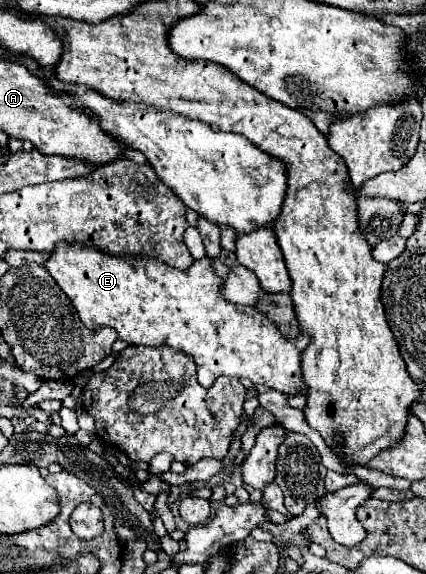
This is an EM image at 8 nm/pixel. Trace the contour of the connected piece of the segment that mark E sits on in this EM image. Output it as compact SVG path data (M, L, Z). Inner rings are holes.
M58 242L58 244L56 244L56 250L50 252L50 256L48 256L48 260L44 262L44 266L46 266L46 270L50 272L50 276L56 280L56 284L62 288L62 292L72 300L72 304L74 304L74 308L78 310L80 320L84 322L86 328L94 330L94 328L100 328L100 326L112 326L112 328L116 328L118 338L126 340L128 344L136 344L136 346L162 346L162 344L164 344L164 346L172 346L174 350L180 350L180 352L188 354L188 356L196 362L196 366L198 366L198 382L200 382L202 386L206 386L206 388L212 386L218 376L234 376L234 378L248 378L252 384L268 386L268 388L278 390L278 392L282 392L282 394L286 394L286 396L296 396L298 392L306 392L306 390L308 390L308 386L304 384L304 378L302 378L300 362L302 362L302 352L304 352L304 348L310 344L310 338L308 338L308 336L302 336L302 334L296 336L294 340L292 340L292 338L286 338L286 336L282 336L282 332L278 330L278 326L276 326L272 320L268 320L264 314L260 314L256 308L240 308L240 306L228 302L228 300L222 296L222 278L214 274L214 266L212 266L212 260L210 260L210 258L194 260L188 270L176 270L176 268L172 268L172 266L168 266L168 264L164 264L164 262L156 262L156 260L152 260L152 258L148 258L148 256L112 256L112 254L106 254L106 252L102 252L102 250L94 248L94 246L76 244L76 242L74 242L74 244L66 244L66 242L60 244L60 242Z

